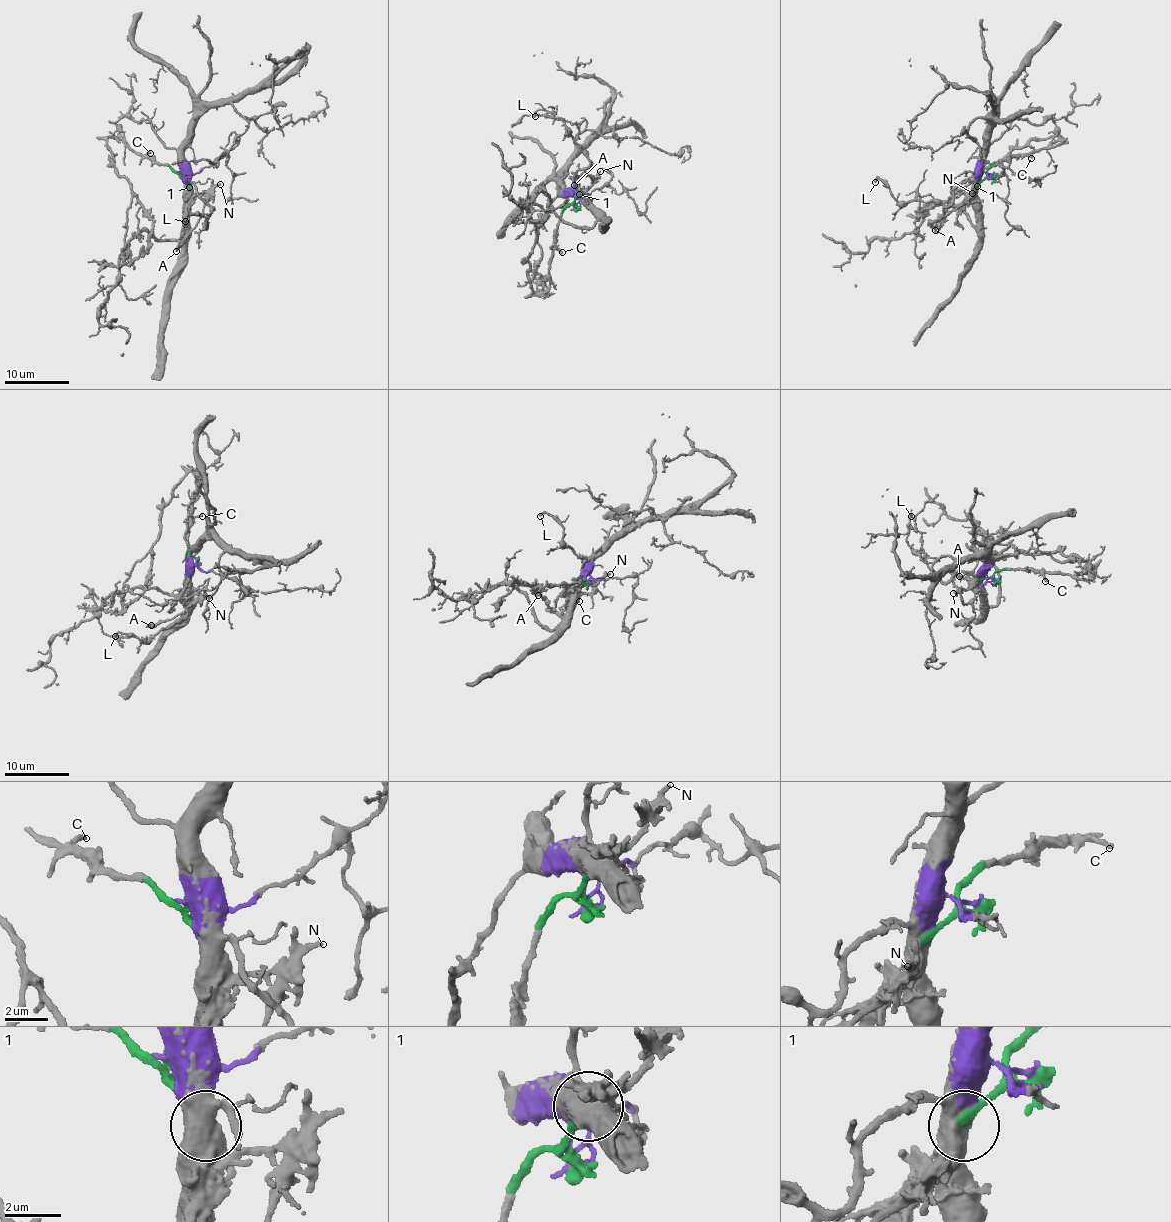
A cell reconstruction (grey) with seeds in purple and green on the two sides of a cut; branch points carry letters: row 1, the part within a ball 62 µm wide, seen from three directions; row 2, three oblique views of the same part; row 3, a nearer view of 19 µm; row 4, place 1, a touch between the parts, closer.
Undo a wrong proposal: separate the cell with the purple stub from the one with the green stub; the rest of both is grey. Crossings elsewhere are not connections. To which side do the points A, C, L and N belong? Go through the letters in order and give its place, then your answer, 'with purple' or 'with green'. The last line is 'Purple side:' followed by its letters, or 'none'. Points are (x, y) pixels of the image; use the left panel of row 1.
A: place (176, 251); with green
C: place (150, 153); with green
L: place (185, 221); with purple
N: place (220, 184); with green
Purple side: L

